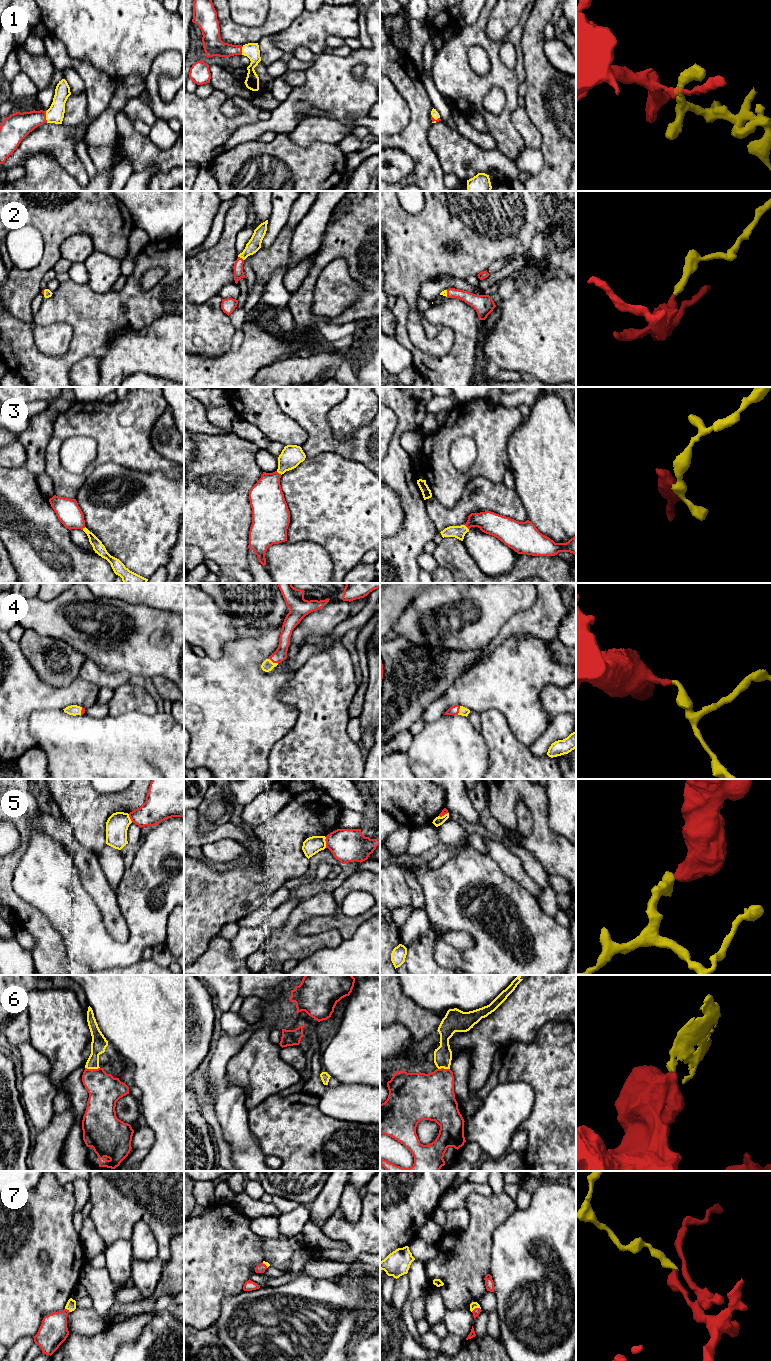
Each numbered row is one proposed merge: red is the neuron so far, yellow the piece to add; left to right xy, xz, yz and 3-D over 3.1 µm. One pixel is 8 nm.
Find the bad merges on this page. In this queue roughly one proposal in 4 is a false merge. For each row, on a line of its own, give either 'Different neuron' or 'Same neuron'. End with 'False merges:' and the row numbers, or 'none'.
1: Same neuron
2: Same neuron
3: Same neuron
4: Same neuron
5: Different neuron
6: Different neuron
7: Same neuron
False merges: 5, 6

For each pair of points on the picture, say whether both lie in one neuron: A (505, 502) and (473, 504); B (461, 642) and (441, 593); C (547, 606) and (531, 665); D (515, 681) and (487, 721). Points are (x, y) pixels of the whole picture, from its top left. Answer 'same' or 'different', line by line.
A: same
B: same
C: different
D: different

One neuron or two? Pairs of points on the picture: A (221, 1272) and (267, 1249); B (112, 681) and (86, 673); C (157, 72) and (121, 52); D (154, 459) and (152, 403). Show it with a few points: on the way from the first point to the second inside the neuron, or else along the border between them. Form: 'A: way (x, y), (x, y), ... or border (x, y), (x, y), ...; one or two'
A: border (261, 1238), (260, 1251), (263, 1260); two
B: way (106, 679), (102, 679), (92, 673); one
C: border (165, 50), (154, 59), (150, 72), (144, 79); two
D: way (143, 445), (143, 417); one

